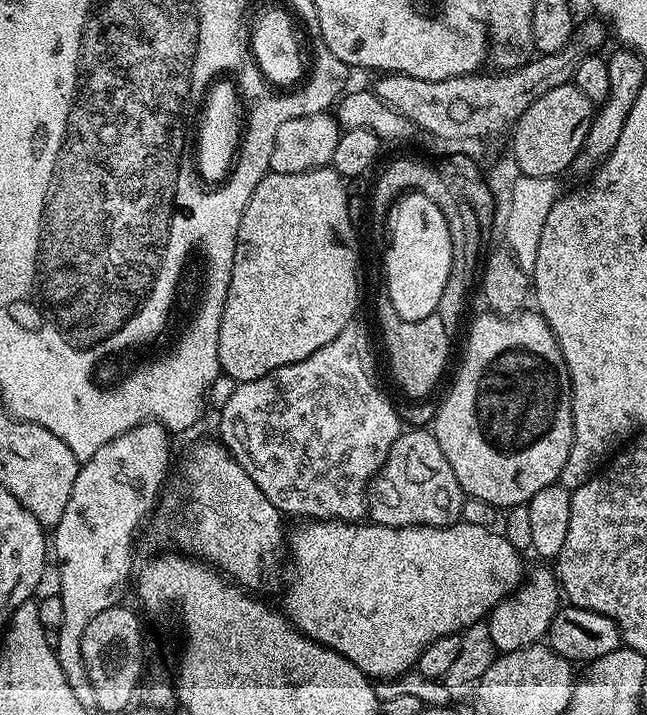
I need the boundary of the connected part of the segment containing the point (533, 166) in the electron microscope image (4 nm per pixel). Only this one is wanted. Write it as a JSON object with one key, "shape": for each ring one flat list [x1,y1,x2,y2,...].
{"shape":[[569,82,562,86,554,86,554,90,546,90,542,98,538,98,518,118,511,129,512,149,510,155,516,160,521,173,534,178,543,176,559,177,560,172,575,165,576,158,584,146,584,139,592,125,594,102]]}

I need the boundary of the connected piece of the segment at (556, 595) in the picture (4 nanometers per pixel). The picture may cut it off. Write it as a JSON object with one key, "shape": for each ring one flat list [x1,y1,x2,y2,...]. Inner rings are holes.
{"shape":[[540,567,544,568,536,568,533,572,531,569,520,587,511,596,499,600,488,613,486,623,490,630,490,642,494,642,497,653,522,650,531,644,541,643,547,637,550,622,562,607,562,589,557,573,551,567]]}

